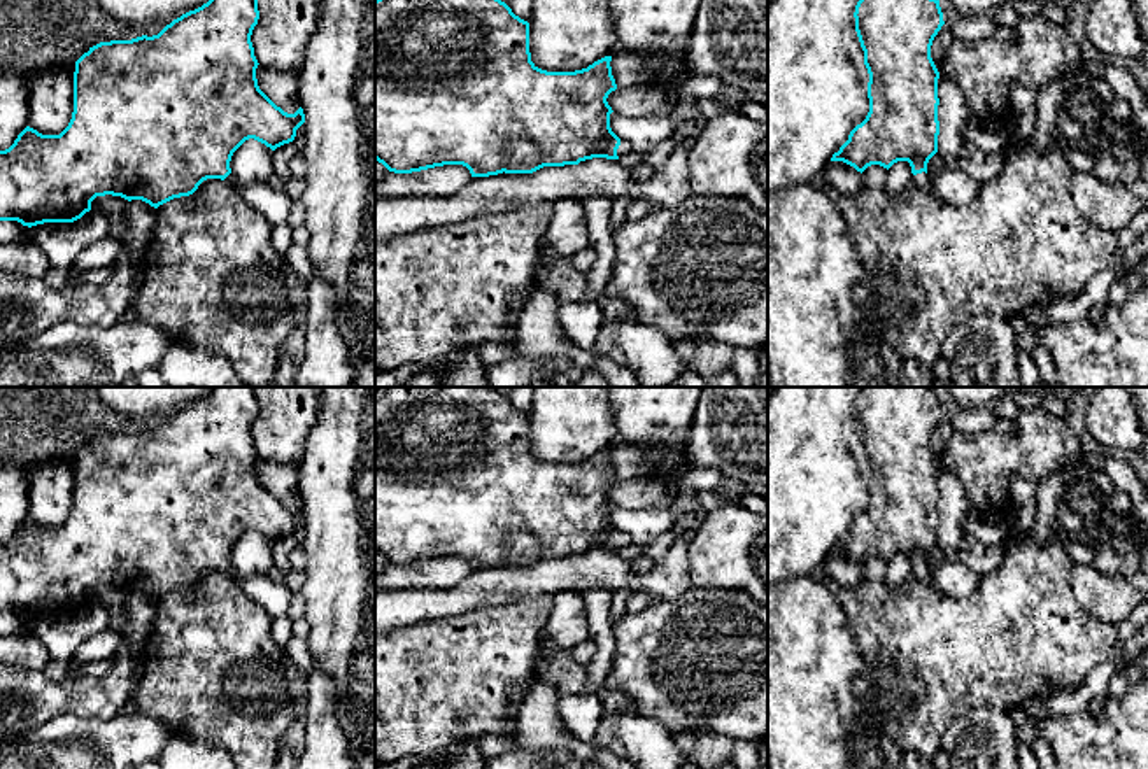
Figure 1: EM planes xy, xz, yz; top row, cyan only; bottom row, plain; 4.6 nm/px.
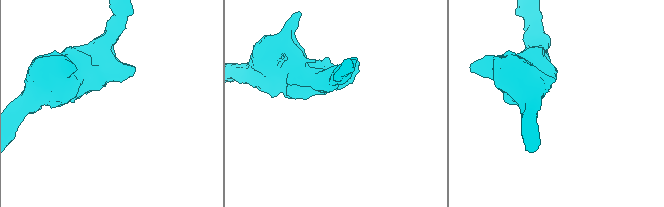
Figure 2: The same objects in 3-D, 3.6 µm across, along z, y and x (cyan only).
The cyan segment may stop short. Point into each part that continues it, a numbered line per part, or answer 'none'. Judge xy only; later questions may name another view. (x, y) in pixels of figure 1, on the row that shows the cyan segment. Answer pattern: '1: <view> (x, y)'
1: xy (274, 205)

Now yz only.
1: yz (922, 181)

